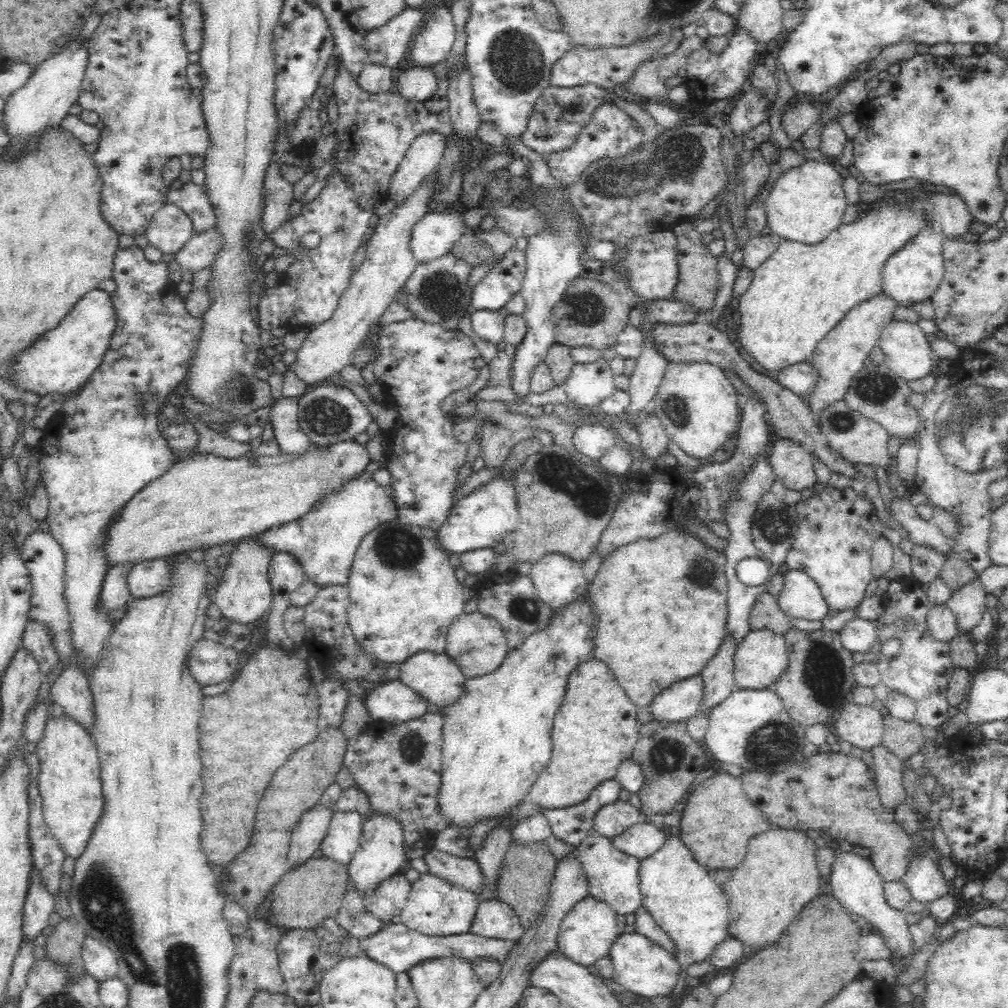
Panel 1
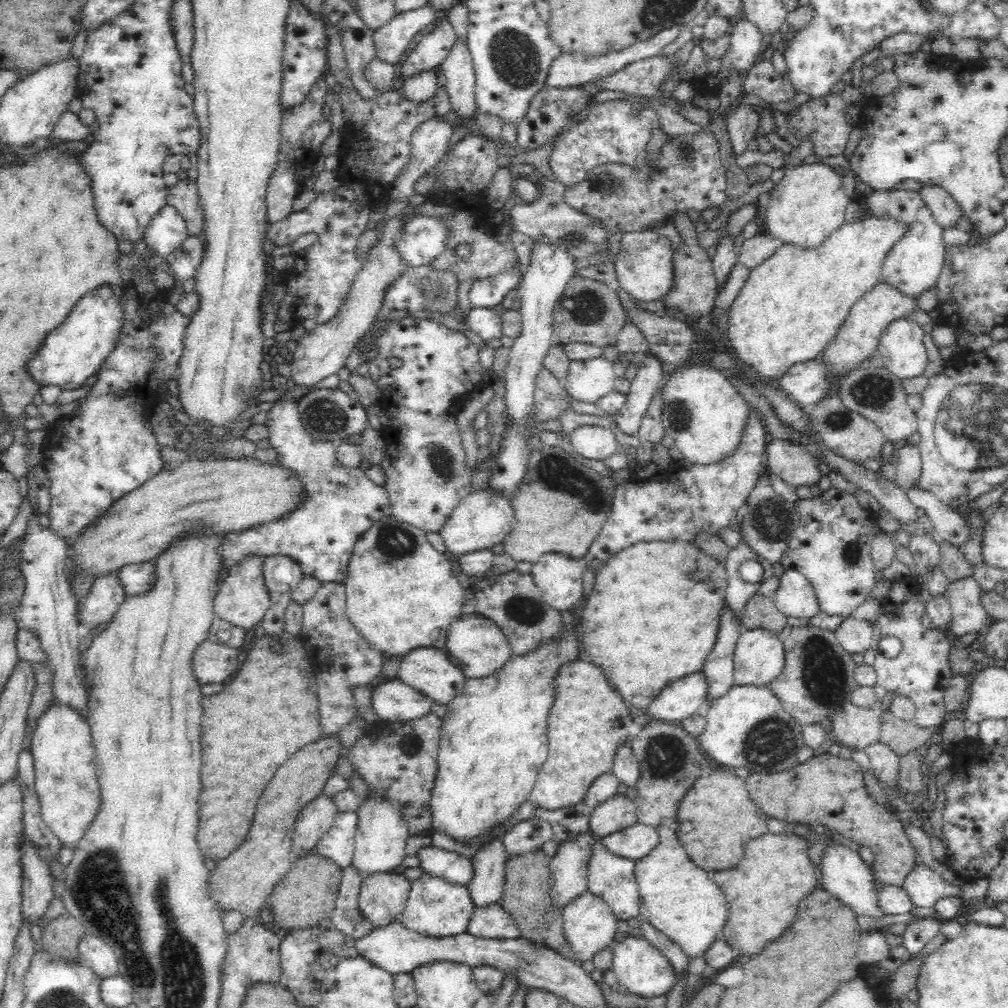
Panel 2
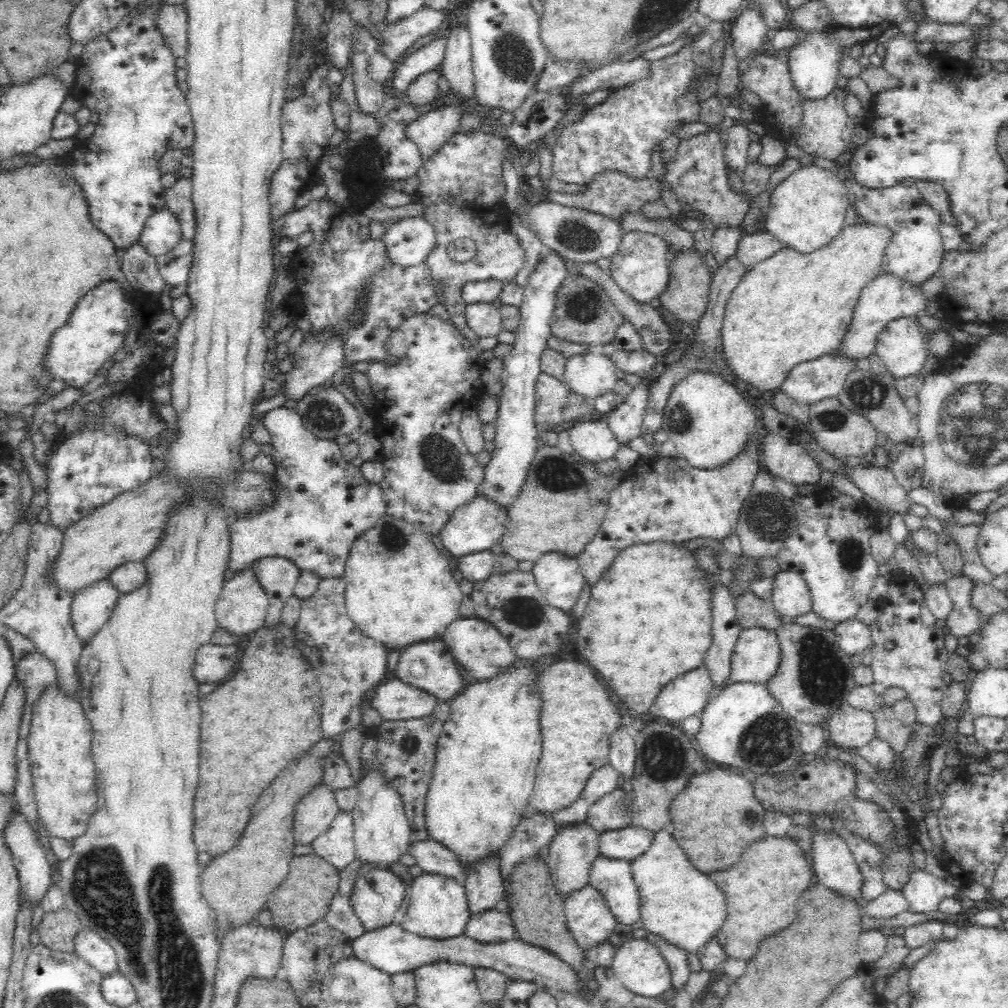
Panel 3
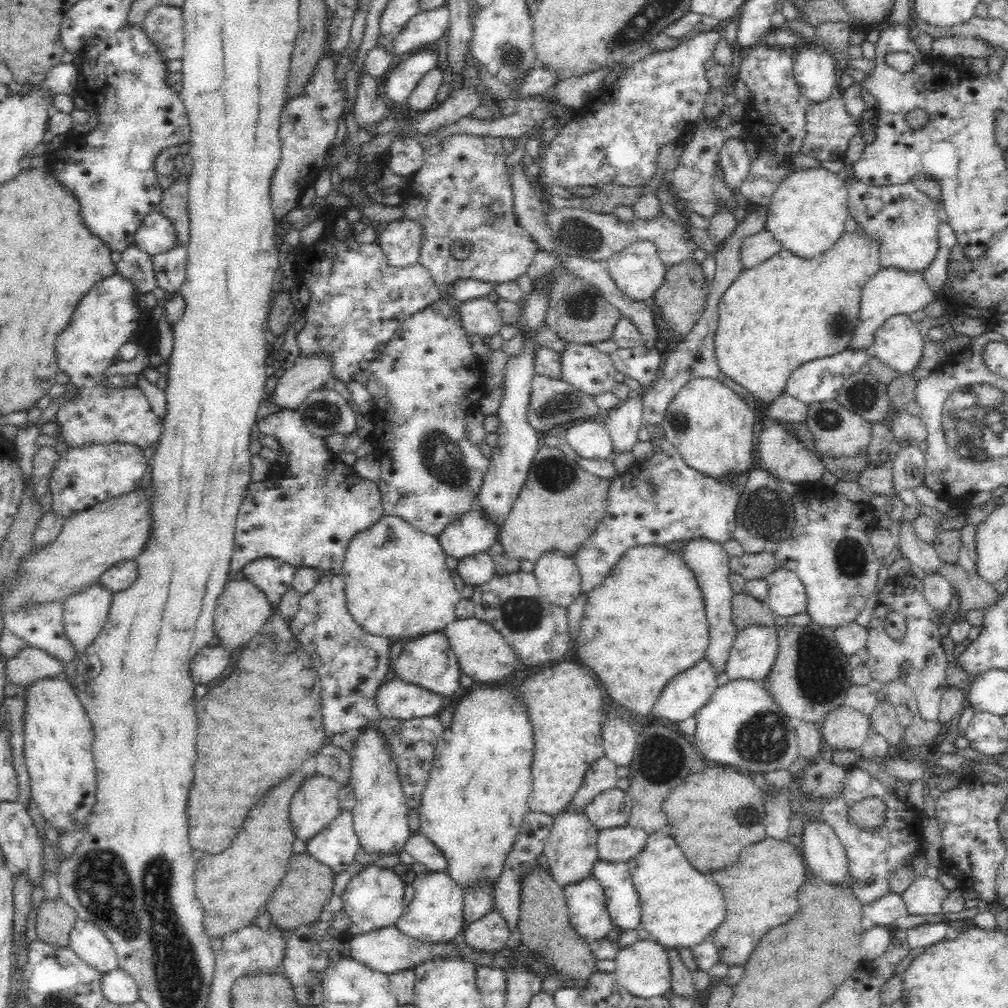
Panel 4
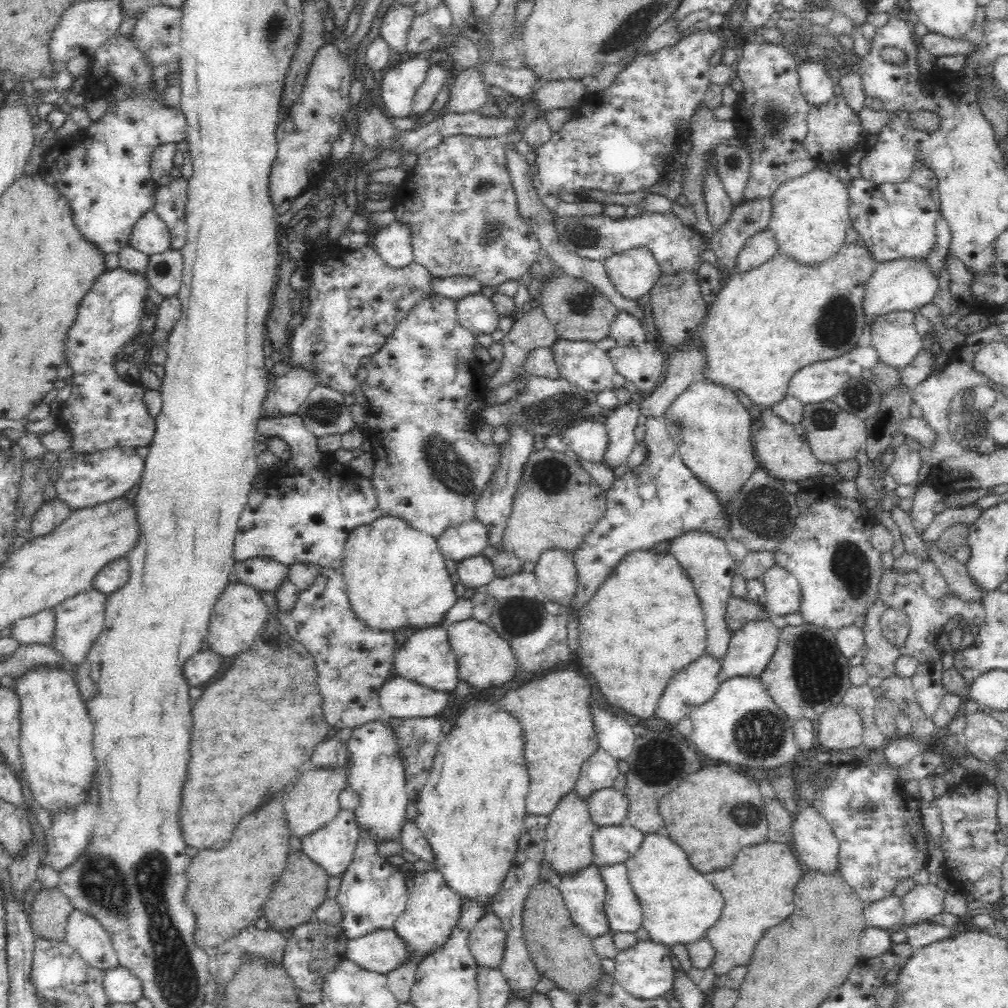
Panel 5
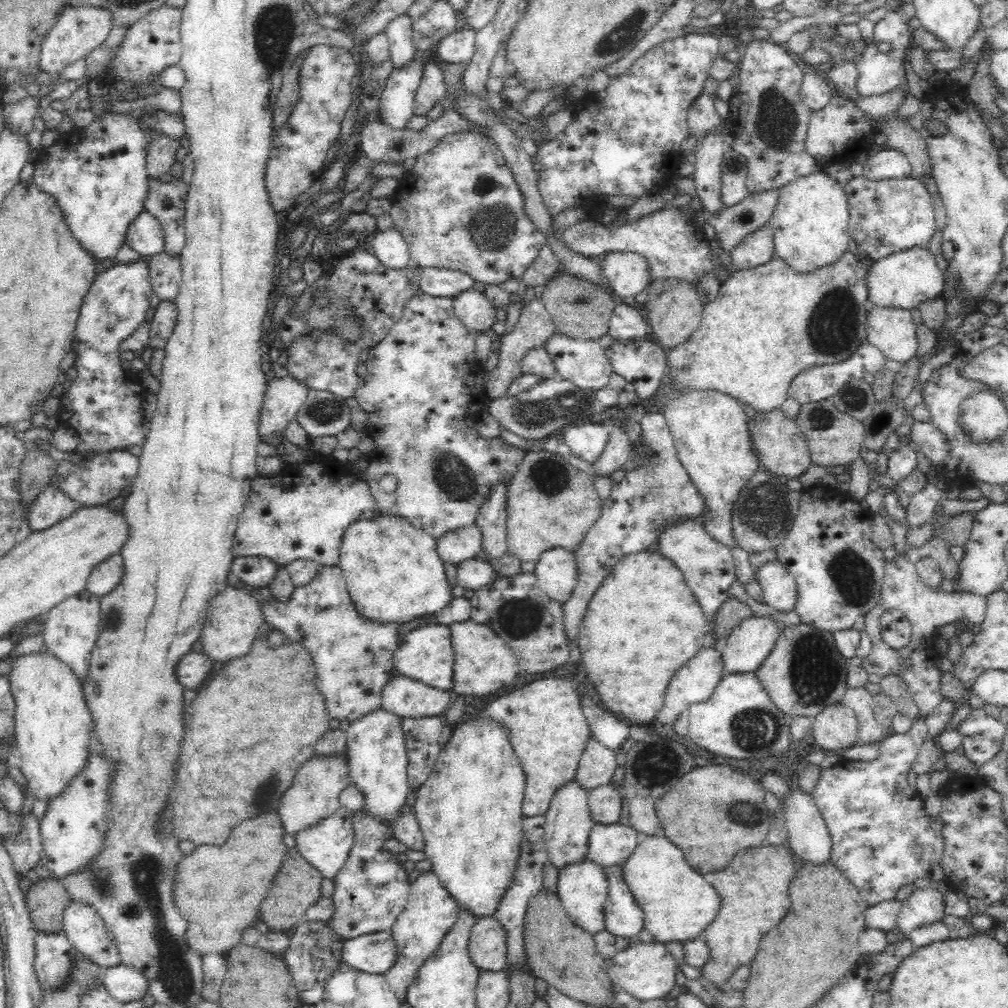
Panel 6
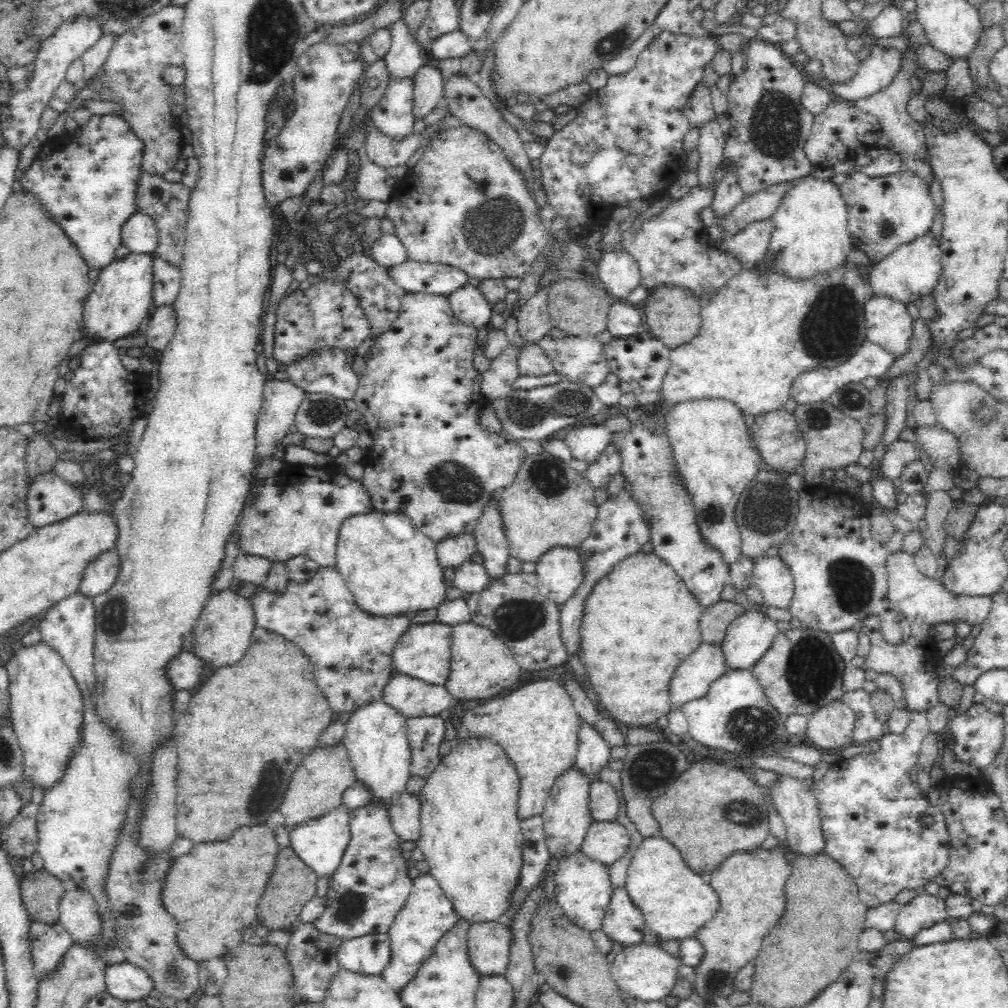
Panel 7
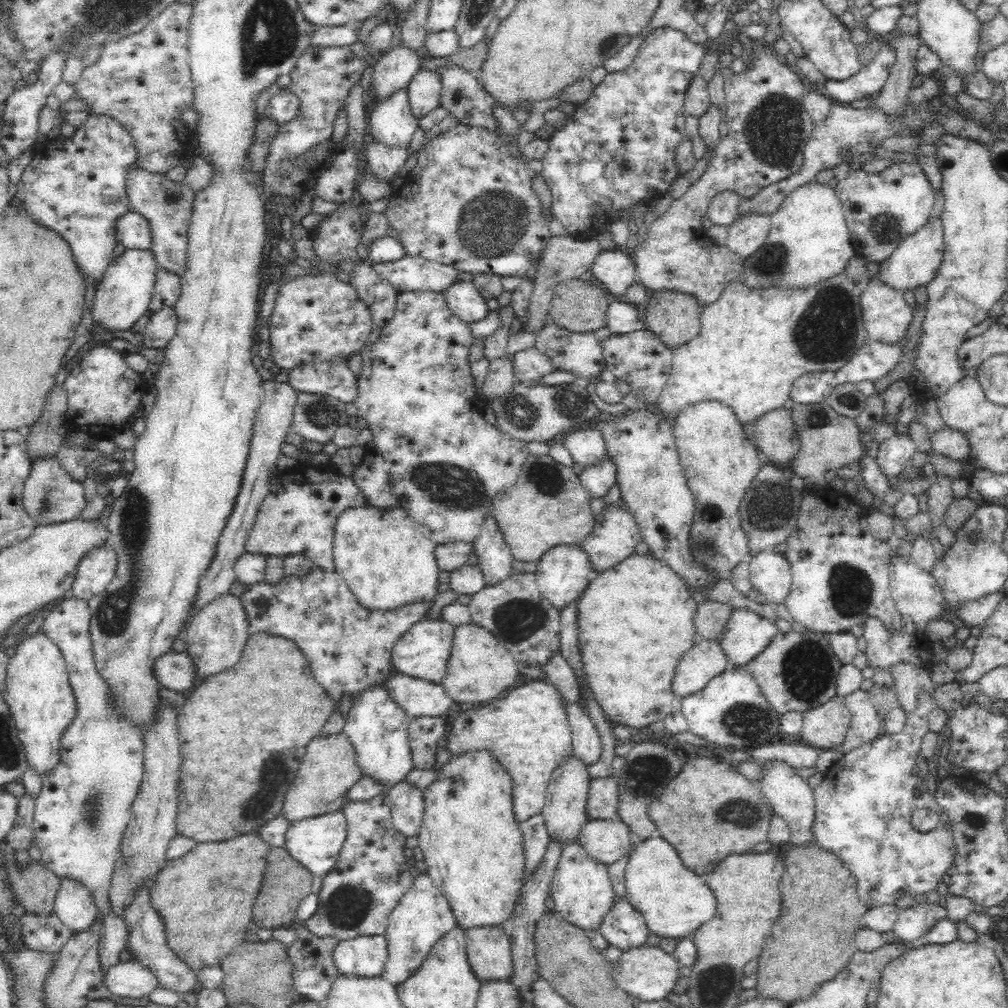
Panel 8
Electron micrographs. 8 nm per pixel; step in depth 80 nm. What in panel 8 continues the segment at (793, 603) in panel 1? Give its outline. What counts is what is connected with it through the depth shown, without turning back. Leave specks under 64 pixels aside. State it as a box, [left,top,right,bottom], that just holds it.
[746,550,792,603]

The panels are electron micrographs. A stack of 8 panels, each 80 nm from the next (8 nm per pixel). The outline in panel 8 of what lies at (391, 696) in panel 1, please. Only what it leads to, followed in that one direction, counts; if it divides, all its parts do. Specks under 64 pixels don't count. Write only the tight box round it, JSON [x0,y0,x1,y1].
[385,672,453,718]

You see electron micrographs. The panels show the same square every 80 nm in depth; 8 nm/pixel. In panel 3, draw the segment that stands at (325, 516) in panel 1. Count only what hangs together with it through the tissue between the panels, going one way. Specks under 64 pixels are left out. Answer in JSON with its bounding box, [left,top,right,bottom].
[228,408,386,578]

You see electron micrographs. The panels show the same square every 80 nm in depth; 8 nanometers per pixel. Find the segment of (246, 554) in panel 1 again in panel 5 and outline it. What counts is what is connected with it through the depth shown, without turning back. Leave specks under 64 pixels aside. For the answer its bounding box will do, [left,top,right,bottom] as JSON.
[204,583,269,658]

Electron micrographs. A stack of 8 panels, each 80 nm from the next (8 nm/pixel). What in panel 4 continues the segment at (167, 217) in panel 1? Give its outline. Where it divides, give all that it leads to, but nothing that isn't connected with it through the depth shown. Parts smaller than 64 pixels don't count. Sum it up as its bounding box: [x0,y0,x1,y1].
[133,212,176,256]

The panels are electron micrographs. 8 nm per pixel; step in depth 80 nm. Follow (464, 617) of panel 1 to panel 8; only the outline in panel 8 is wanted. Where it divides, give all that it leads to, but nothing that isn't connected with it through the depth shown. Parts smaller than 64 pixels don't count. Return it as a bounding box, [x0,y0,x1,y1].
[442,624,519,705]

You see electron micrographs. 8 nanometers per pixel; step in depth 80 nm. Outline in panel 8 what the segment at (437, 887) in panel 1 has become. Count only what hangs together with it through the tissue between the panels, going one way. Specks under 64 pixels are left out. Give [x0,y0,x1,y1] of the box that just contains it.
[382,874,457,984]

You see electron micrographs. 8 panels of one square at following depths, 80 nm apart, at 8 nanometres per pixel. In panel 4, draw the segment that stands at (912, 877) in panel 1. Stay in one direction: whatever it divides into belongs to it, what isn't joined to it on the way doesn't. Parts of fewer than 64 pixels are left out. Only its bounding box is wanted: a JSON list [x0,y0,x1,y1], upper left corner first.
[901,875,948,916]

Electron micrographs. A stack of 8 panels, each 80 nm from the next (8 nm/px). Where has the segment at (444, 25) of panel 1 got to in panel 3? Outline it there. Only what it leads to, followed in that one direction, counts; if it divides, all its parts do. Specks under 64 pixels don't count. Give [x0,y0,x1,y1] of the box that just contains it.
[391,39,446,98]

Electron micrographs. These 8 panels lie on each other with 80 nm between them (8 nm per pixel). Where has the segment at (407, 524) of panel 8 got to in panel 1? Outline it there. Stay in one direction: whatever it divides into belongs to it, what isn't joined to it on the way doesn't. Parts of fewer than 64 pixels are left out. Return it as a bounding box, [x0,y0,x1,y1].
[346,519,464,662]

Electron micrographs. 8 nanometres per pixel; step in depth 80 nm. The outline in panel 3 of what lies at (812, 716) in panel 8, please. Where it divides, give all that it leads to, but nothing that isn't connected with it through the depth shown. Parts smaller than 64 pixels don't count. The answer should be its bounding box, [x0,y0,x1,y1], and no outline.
[823,702,876,751]

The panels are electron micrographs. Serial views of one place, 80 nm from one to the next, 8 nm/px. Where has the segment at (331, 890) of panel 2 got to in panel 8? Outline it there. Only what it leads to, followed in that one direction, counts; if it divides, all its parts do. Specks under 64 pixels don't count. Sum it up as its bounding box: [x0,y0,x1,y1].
[252,847,313,929]

